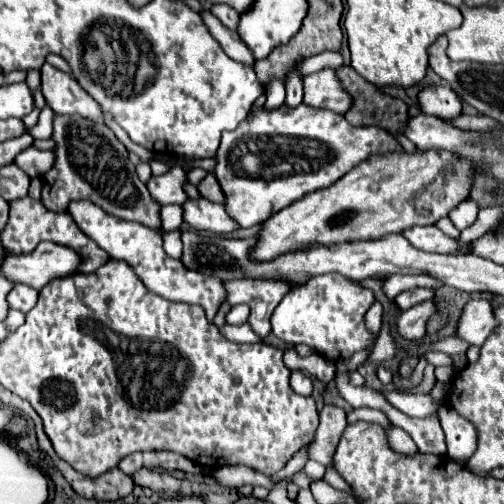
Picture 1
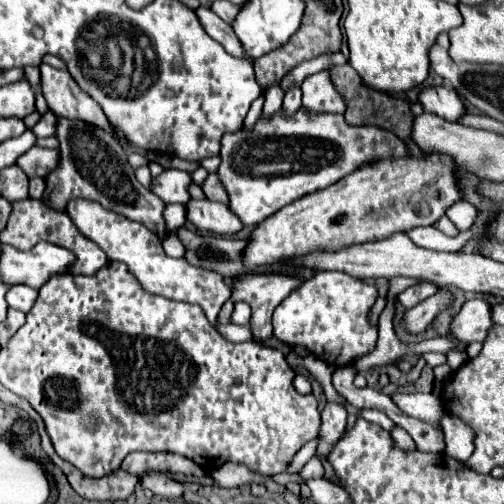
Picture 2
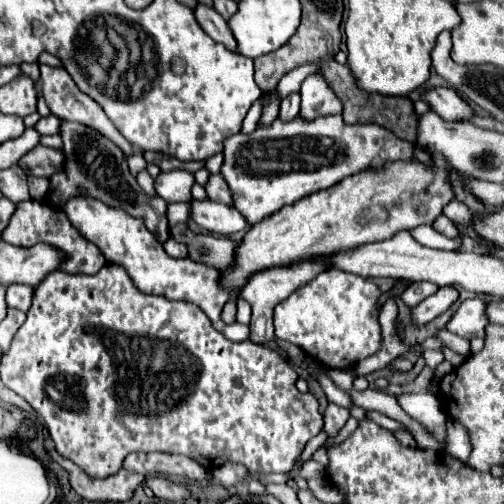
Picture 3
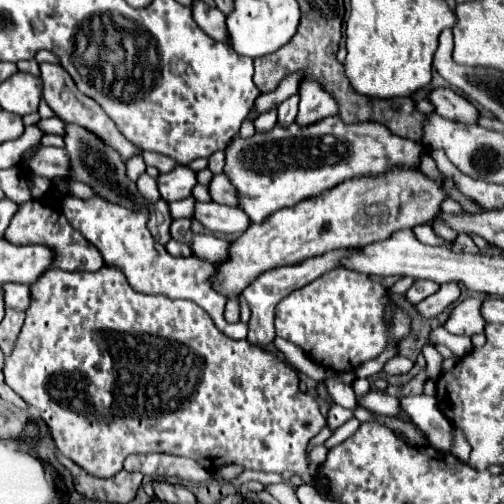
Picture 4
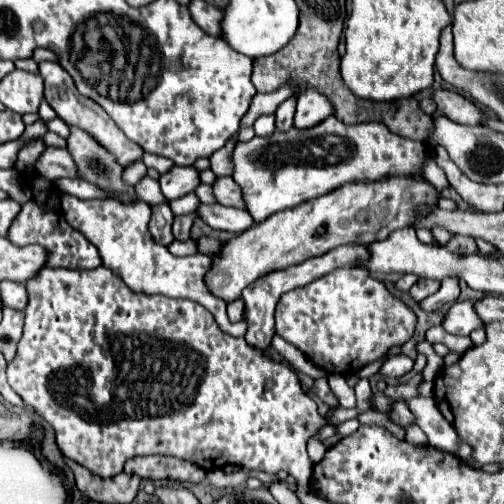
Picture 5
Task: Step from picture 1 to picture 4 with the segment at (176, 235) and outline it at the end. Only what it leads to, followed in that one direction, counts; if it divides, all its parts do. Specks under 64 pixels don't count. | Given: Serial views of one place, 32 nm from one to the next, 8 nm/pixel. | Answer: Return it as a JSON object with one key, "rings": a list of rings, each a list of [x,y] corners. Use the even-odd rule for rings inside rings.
{"rings":[[[176,240],[166,244],[166,250],[172,256],[192,256],[192,244],[182,244],[182,242],[176,242]]]}

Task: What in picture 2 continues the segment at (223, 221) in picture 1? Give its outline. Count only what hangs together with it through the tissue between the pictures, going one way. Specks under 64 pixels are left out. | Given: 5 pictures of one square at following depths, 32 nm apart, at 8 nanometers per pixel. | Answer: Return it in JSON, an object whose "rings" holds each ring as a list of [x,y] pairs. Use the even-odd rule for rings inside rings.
{"rings":[[[190,200],[186,204],[188,220],[200,228],[214,234],[236,234],[244,228],[240,218],[224,204],[210,202],[210,200]]]}

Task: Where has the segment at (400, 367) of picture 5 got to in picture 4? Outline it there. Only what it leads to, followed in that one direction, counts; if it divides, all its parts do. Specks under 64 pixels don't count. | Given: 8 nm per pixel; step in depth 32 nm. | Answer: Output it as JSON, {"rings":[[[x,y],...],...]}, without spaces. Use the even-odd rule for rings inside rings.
{"rings":[[[396,355],[385,364],[384,370],[390,375],[406,374],[412,369],[413,365],[414,363],[410,359],[408,363],[406,357]]]}

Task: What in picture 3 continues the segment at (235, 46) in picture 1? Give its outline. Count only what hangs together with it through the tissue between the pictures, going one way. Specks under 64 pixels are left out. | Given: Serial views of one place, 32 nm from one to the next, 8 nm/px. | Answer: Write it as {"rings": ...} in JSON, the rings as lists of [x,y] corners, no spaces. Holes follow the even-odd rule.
{"rings":[[[198,4],[194,8],[194,16],[198,20],[198,24],[202,26],[202,30],[216,42],[220,44],[226,44],[230,50],[236,50],[236,42],[232,40],[232,32],[226,24],[226,20],[210,6],[204,6],[204,4]]]}

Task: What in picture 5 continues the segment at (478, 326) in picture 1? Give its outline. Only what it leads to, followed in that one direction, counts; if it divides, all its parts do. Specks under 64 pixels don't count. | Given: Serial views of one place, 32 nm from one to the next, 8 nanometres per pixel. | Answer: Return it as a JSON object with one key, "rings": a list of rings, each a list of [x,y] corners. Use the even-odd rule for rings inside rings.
{"rings":[[[472,300],[452,304],[442,320],[442,328],[448,334],[458,334],[458,336],[468,336],[478,326],[482,326],[482,322],[476,316],[476,312],[472,312]]]}

